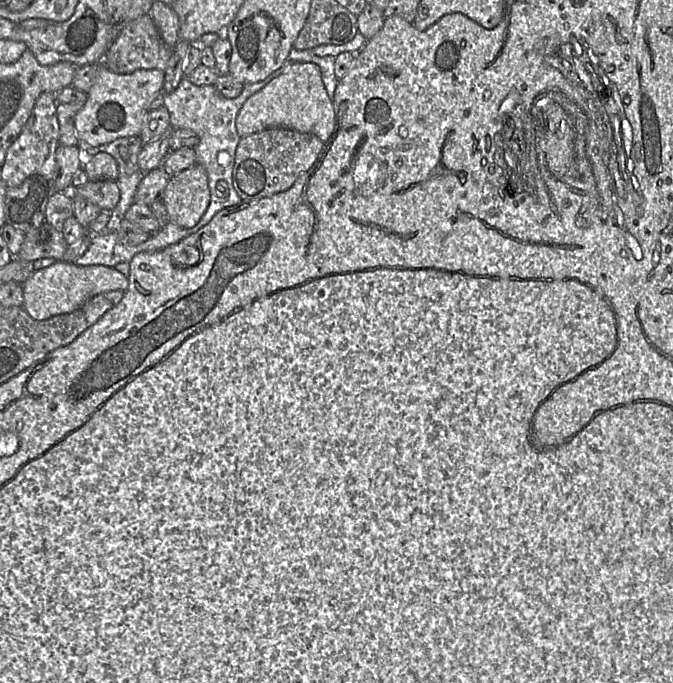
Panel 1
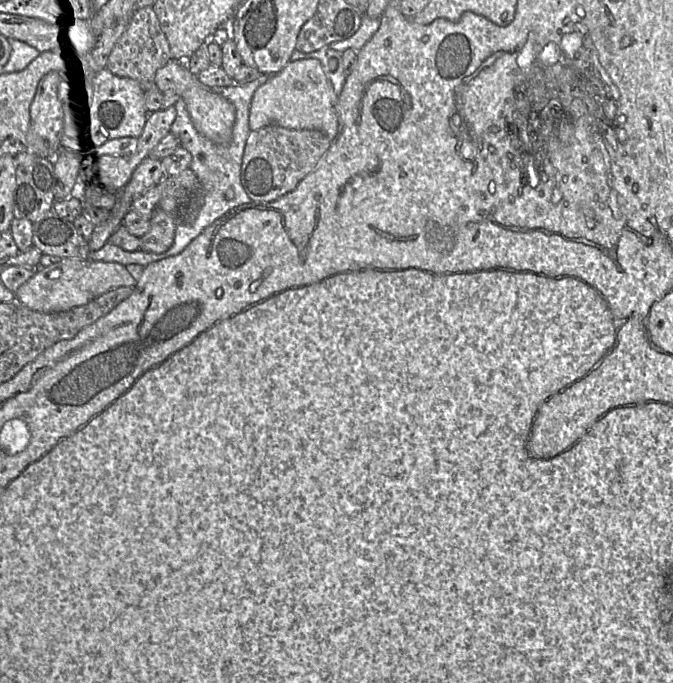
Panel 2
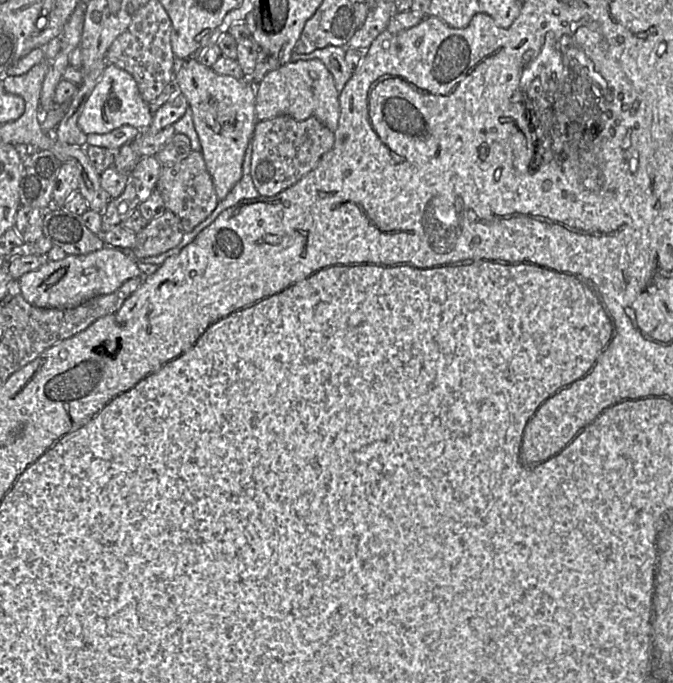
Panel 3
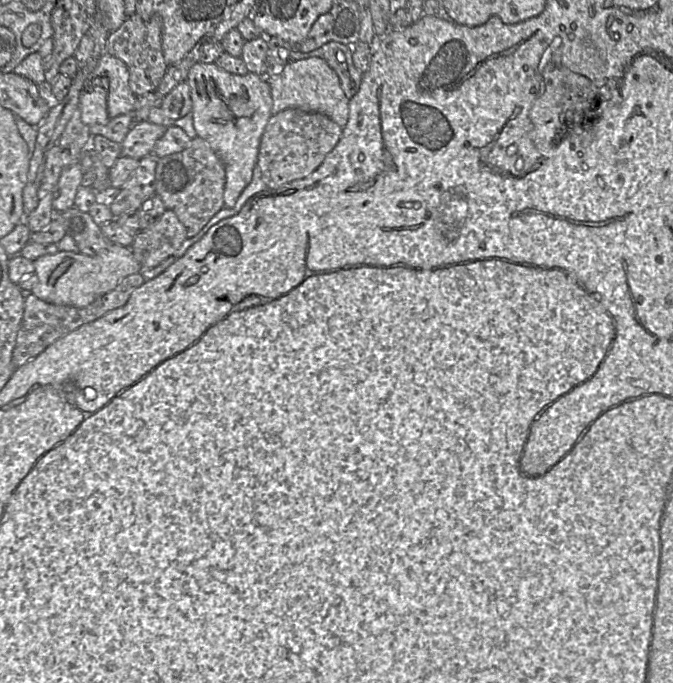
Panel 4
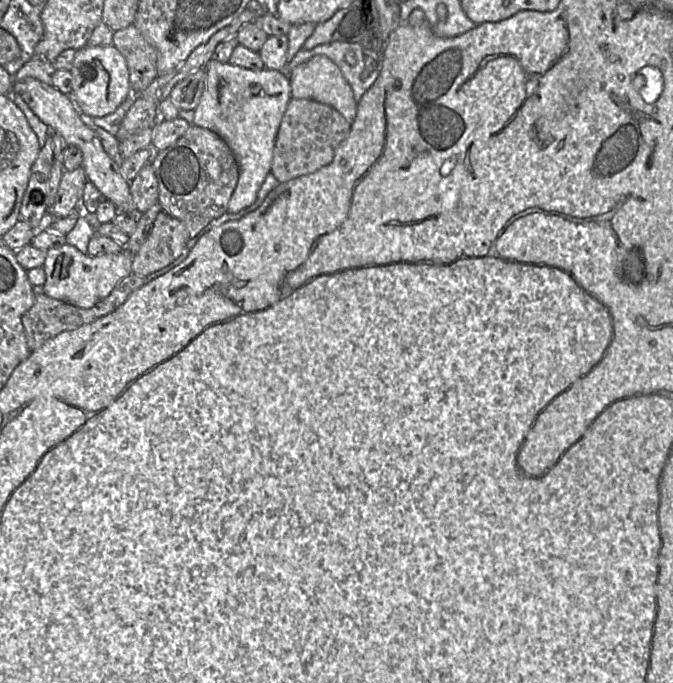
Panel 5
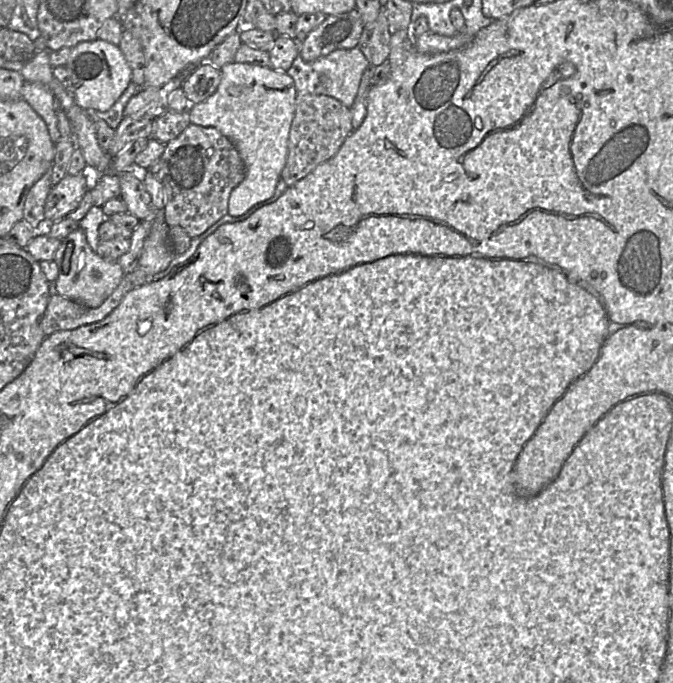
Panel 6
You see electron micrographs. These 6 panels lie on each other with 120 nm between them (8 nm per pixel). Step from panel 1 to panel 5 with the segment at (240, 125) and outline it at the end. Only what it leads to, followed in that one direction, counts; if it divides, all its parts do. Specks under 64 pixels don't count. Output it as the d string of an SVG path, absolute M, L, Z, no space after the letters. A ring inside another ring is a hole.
M317 55L293 68L288 79L291 87L291 98L310 99L336 109L350 124L353 123L357 104L350 85L342 76L339 68L327 57Z

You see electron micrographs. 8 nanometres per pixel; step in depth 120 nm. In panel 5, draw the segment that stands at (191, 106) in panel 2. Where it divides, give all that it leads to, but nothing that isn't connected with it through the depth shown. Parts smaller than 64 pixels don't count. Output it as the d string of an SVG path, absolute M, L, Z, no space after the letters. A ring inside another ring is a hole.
M210 60L204 70L207 74L206 84L200 102L194 110L192 125L215 132L232 151L238 164L239 176L228 202L227 212L237 213L254 202L266 176L271 172L276 136L285 110L292 99L291 87L286 73L265 68L253 71L230 63Z

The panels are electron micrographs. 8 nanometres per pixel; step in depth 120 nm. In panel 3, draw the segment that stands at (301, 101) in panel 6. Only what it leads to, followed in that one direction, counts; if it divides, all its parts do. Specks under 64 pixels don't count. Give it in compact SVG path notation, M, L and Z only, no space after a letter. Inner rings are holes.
M281 115L258 121L251 139L250 174L259 196L275 196L296 183L317 165L334 141L334 132L313 117L297 121Z

